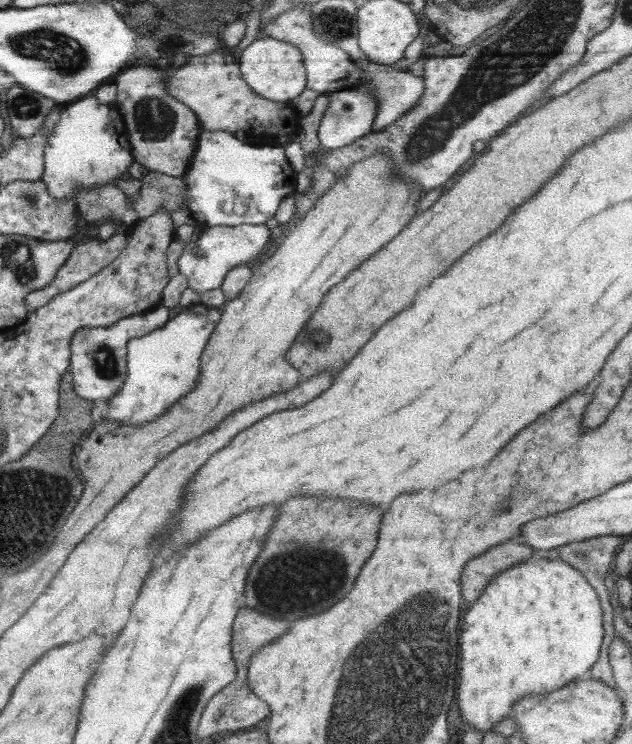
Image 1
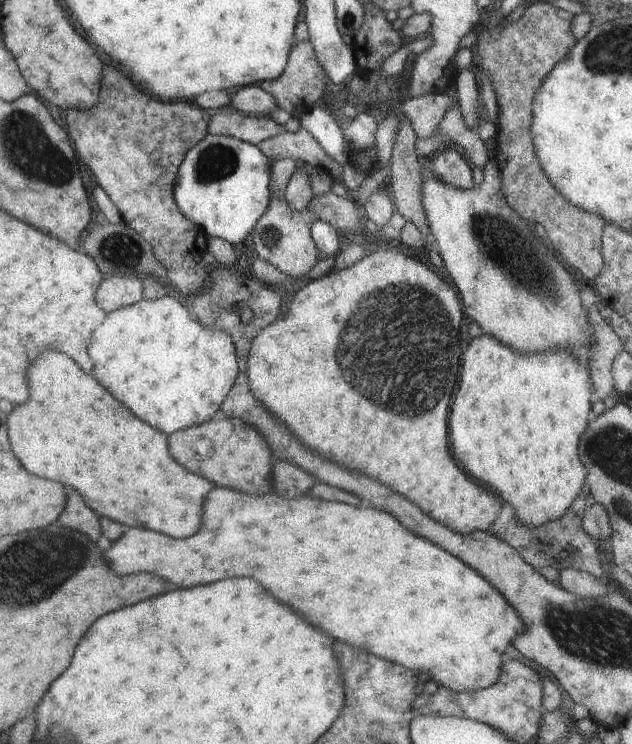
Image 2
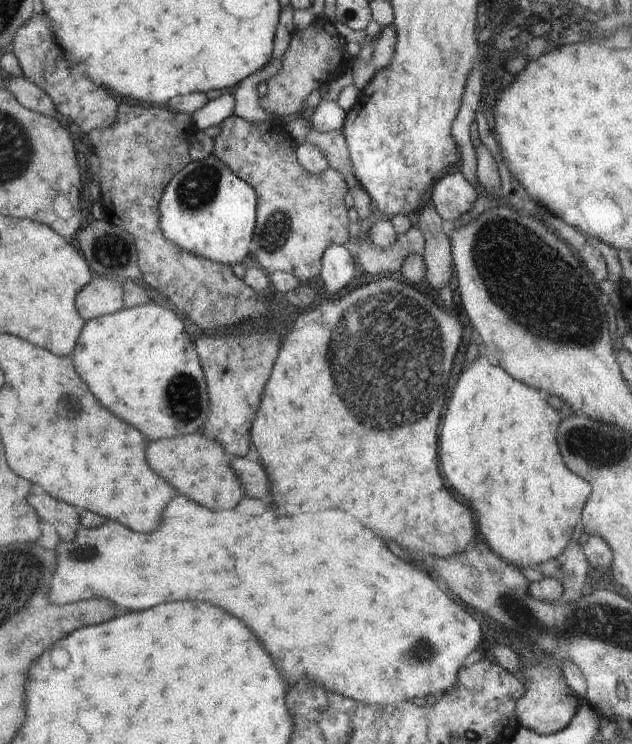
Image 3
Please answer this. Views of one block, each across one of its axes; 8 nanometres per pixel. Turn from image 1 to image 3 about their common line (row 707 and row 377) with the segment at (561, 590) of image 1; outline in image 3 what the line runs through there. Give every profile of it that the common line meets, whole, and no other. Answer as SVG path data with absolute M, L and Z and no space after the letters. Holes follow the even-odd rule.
M481 355L458 378L450 404L444 414L440 434L440 462L446 482L466 498L478 516L478 536L504 562L516 568L540 566L558 558L572 543L574 526L591 493L591 486L566 468L556 432L562 422L559 410L553 408L533 389L514 380L488 355Z

